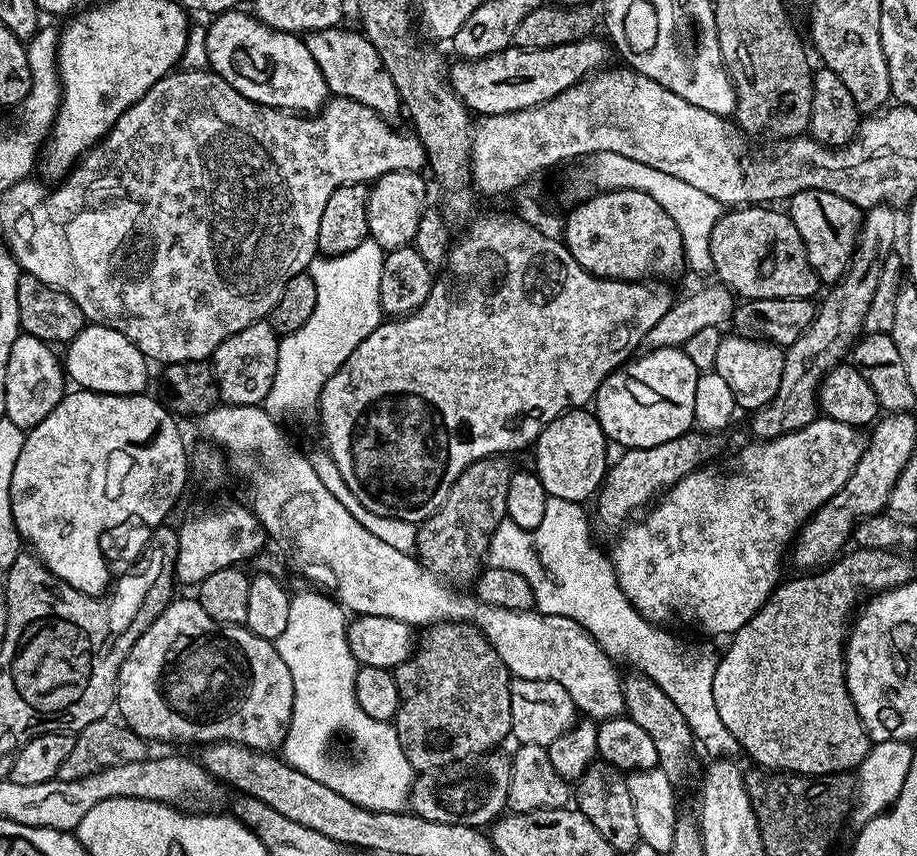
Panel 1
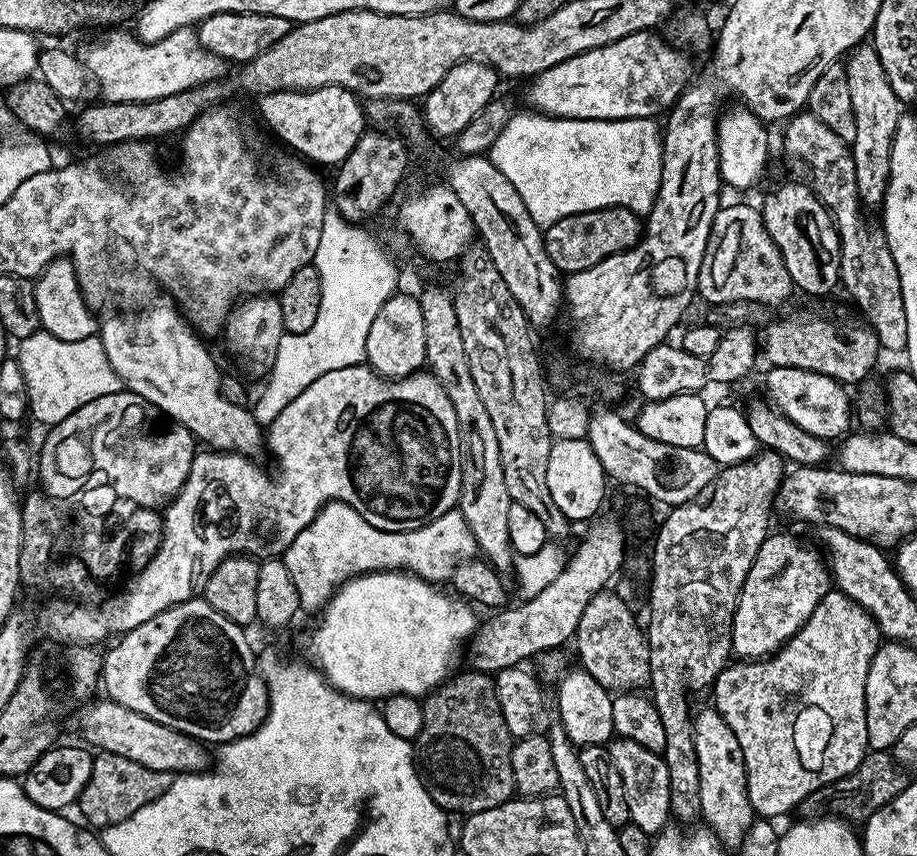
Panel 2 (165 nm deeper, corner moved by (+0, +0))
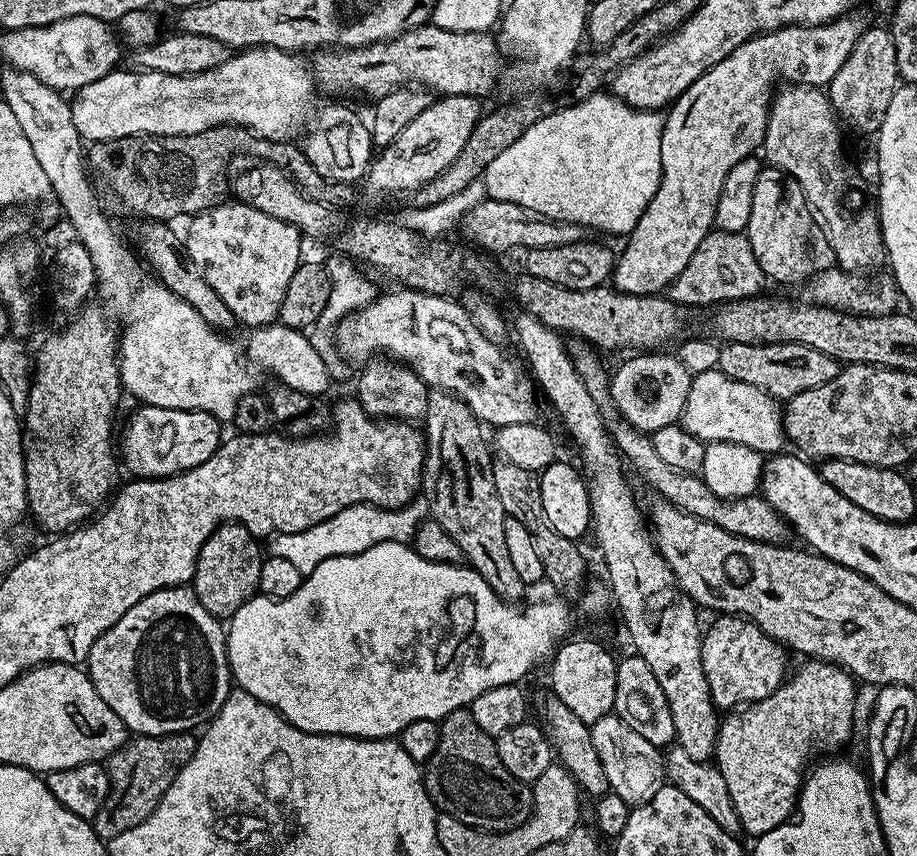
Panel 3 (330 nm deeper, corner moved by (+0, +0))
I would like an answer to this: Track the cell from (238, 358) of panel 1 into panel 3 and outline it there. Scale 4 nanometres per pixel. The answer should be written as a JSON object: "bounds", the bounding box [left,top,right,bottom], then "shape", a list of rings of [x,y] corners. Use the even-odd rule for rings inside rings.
{"bounds":[182,202,302,329],"shape":[[[221,202],[206,211],[199,213],[187,221],[188,237],[182,243],[188,259],[204,269],[206,282],[218,290],[218,298],[230,306],[241,325],[249,324],[249,329],[265,328],[275,324],[280,318],[280,304],[286,297],[290,278],[302,263],[300,256],[300,240],[302,234],[294,226],[286,222],[278,222],[278,218],[270,218],[270,214],[262,214],[262,210],[254,210],[249,204],[239,202]]]}

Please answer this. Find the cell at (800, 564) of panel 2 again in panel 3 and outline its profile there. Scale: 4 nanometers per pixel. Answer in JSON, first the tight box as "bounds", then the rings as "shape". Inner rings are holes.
{"bounds":[700,614,788,710],"shape":[[[720,614],[713,620],[716,621],[709,628],[707,625],[700,645],[702,646],[702,670],[710,688],[712,701],[715,702],[717,709],[736,710],[741,706],[753,704],[770,694],[774,694],[774,690],[778,690],[786,679],[784,667],[787,666],[788,660],[784,657],[786,655],[784,645],[777,640],[772,640],[761,628],[742,616],[725,616]]]}

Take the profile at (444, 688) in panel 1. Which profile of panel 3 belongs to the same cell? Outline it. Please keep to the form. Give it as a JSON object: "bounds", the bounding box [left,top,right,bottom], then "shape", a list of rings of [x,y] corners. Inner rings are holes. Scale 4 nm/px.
{"bounds":[422,708,532,832],"shape":[[[468,708],[454,710],[443,720],[439,721],[440,741],[438,750],[423,765],[422,775],[424,789],[432,803],[445,816],[458,818],[458,822],[466,822],[466,826],[480,828],[483,832],[505,832],[514,830],[526,822],[532,813],[532,790],[529,785],[523,784],[506,766],[502,766],[502,758],[498,758],[496,741],[478,722],[474,722],[471,711]]]}

